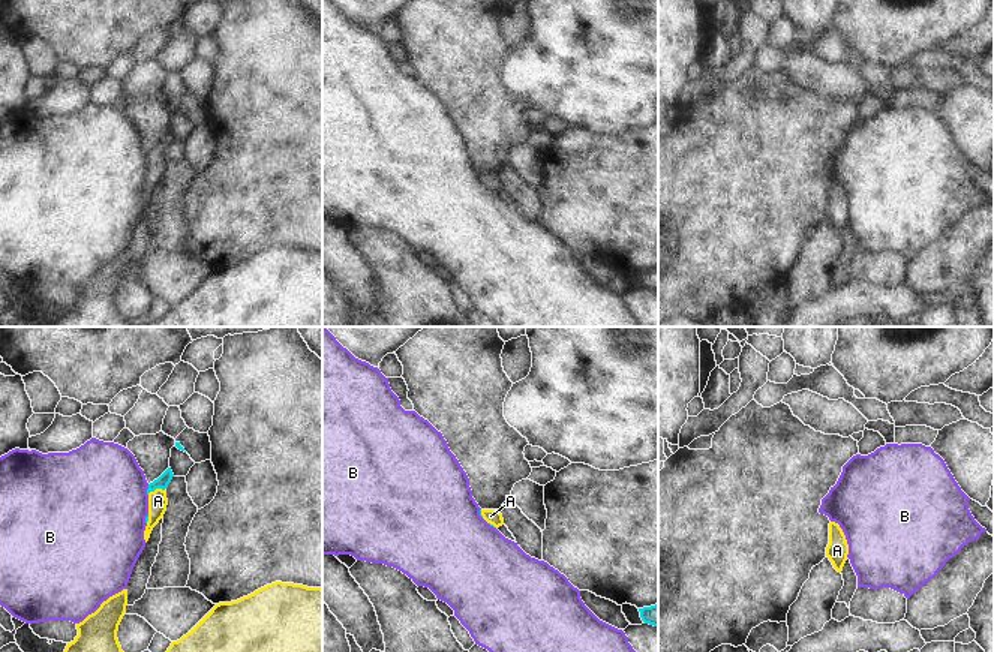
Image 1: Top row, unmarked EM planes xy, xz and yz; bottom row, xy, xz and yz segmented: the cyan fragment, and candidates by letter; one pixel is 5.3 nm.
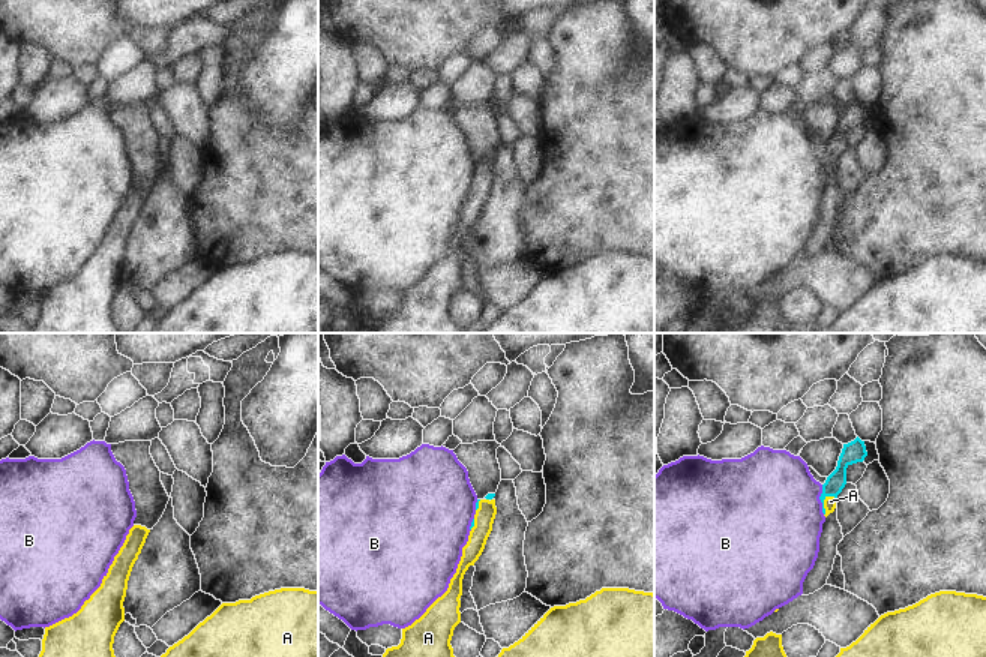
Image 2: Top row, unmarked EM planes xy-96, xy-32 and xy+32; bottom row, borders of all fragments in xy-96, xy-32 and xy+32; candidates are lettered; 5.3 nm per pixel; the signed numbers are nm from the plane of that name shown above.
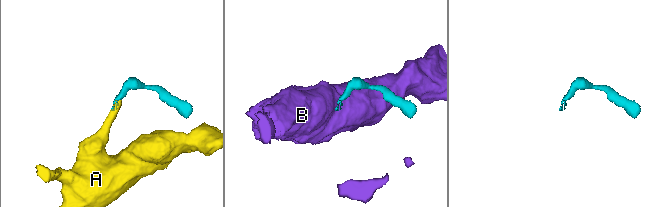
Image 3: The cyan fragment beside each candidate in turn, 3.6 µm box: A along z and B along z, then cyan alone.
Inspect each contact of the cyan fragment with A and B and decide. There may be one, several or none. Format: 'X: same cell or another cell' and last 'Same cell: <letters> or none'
A: same cell
B: another cell
Same cell: A

